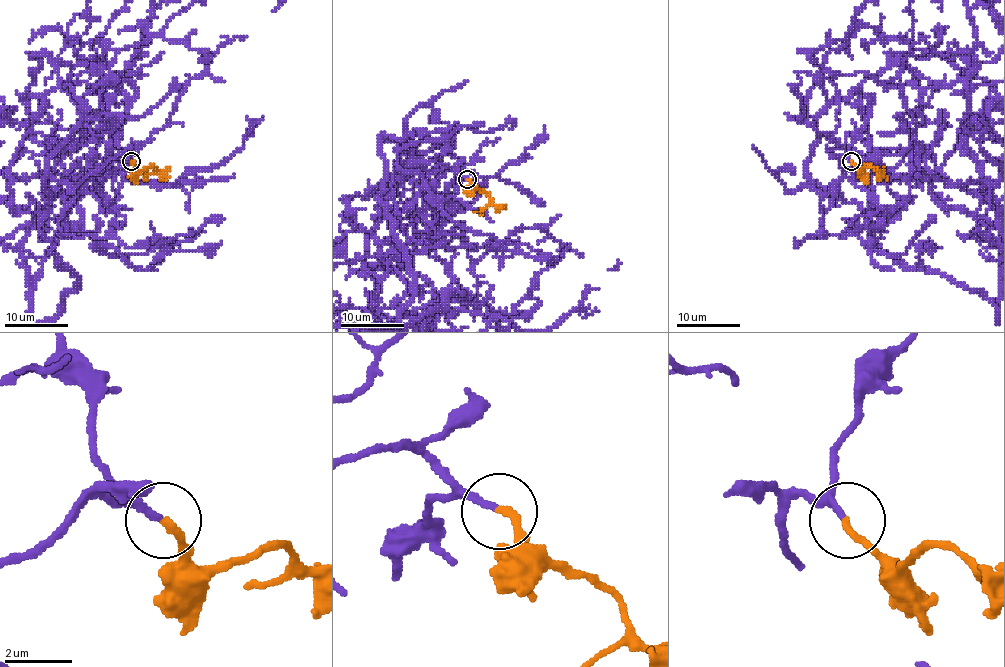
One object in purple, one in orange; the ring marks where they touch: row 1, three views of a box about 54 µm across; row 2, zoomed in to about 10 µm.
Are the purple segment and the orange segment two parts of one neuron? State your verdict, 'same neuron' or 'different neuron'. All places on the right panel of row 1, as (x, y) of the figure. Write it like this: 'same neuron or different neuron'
same neuron

